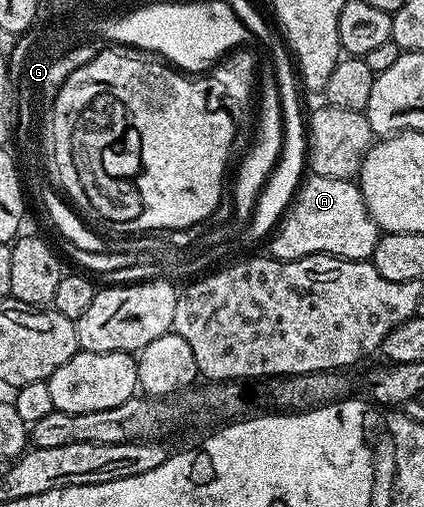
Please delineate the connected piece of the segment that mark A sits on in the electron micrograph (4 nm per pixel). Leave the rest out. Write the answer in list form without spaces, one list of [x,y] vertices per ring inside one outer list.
[[[308,175],[295,192],[270,237],[270,255],[277,260],[300,260],[306,256],[340,256],[342,260],[370,261],[381,229],[365,206],[355,180]]]

